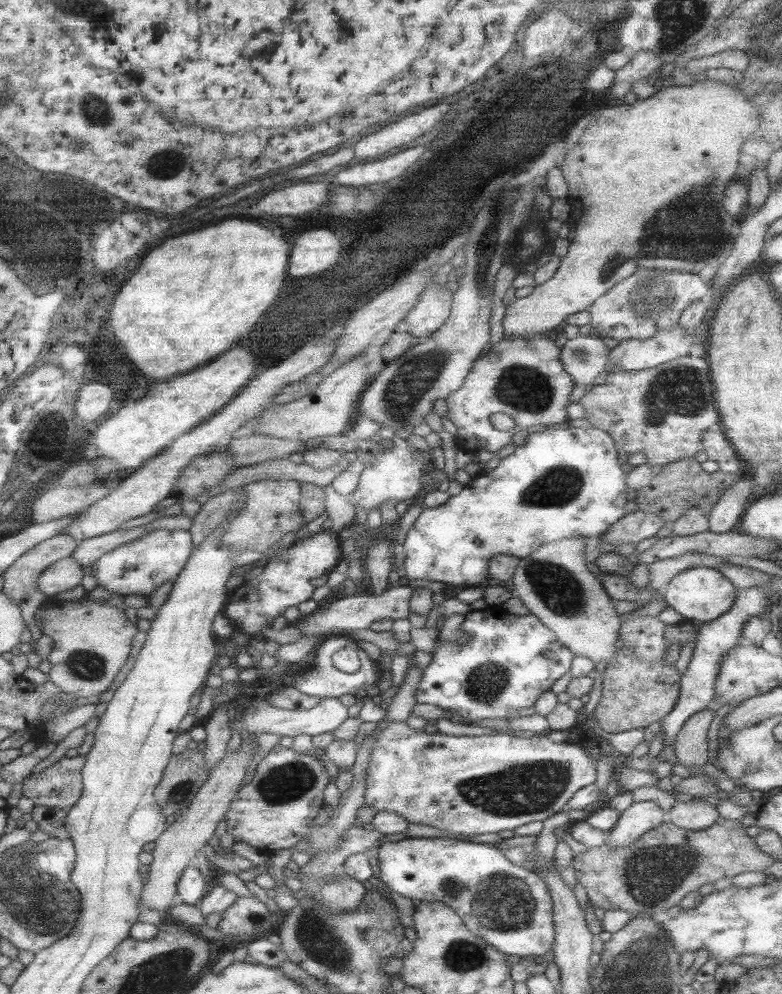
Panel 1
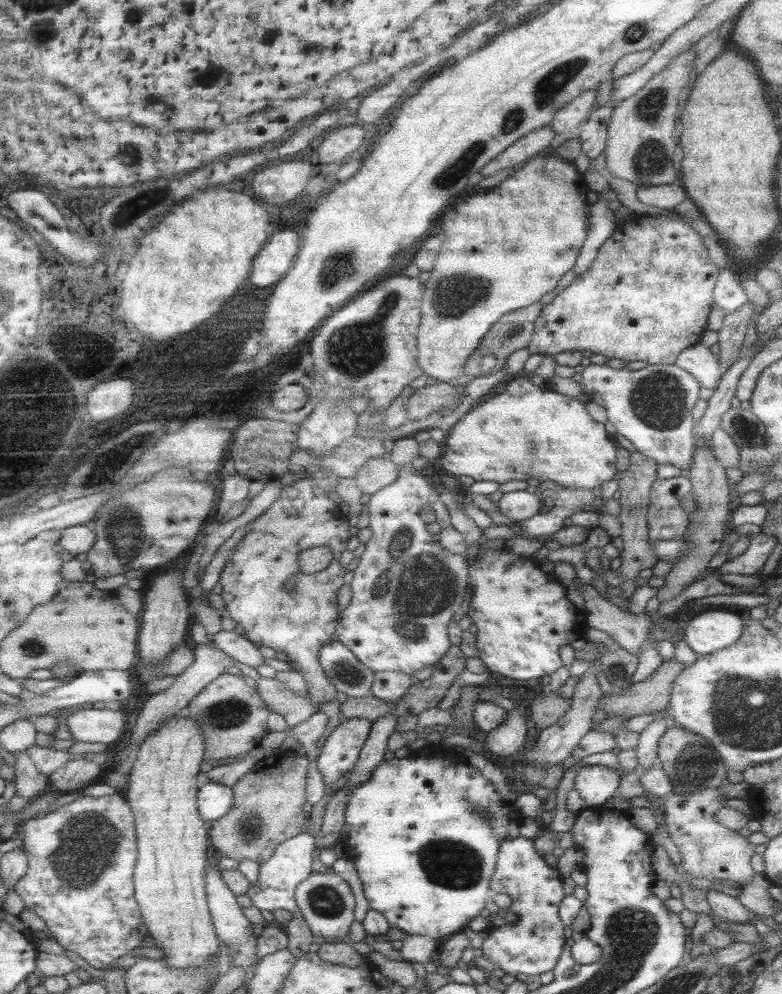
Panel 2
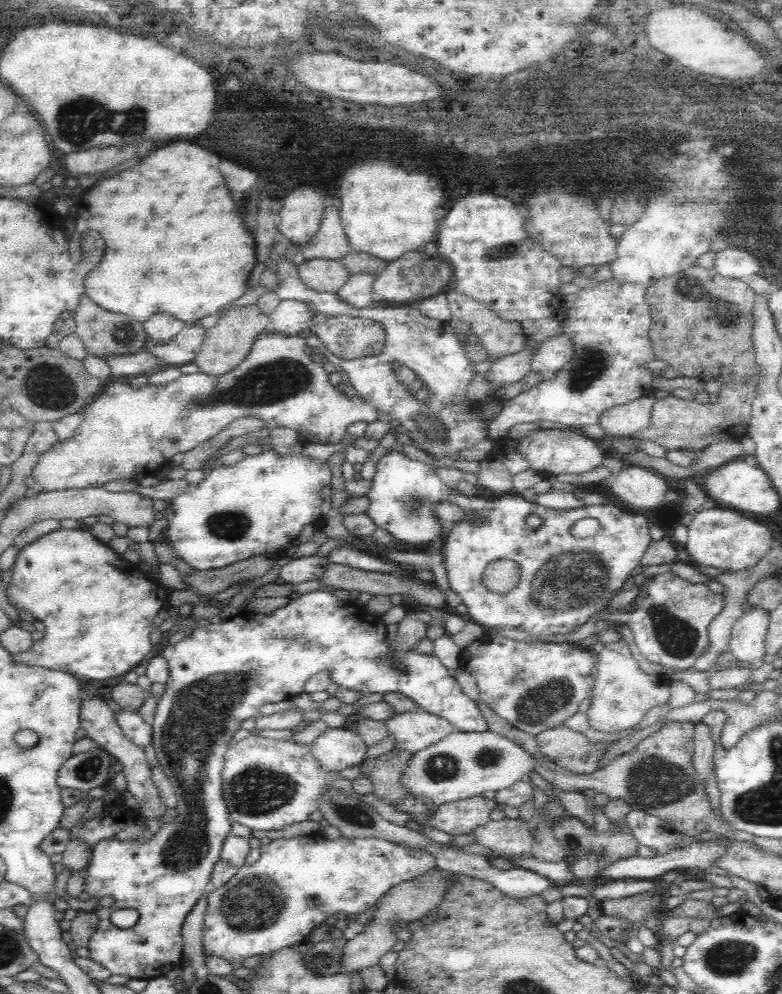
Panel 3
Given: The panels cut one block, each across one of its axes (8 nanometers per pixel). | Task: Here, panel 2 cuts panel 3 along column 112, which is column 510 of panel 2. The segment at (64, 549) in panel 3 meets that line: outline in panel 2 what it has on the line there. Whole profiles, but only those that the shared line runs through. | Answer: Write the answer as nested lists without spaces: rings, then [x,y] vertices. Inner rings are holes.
[[[504,549],[478,552],[473,563],[468,564],[468,584],[472,586],[472,595],[463,615],[469,616],[477,630],[474,635],[477,658],[488,672],[513,680],[539,680],[563,666],[558,656],[559,648],[583,636],[580,611],[565,597],[564,585],[552,573],[541,571],[523,555]]]

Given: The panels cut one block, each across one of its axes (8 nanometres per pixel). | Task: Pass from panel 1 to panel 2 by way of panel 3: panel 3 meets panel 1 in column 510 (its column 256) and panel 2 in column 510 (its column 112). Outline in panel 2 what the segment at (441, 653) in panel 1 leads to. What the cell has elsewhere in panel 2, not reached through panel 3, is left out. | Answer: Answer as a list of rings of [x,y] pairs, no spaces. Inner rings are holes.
[[[519,836],[500,842],[488,885],[491,895],[507,894],[511,903],[492,914],[486,930],[487,936],[480,947],[483,964],[499,968],[504,974],[535,977],[554,967],[566,941],[563,937],[565,925],[557,916],[559,901],[564,897],[562,879],[557,870],[551,869],[543,857],[537,855],[532,839]],[[507,912],[515,914],[515,923],[505,923],[503,916]]]

